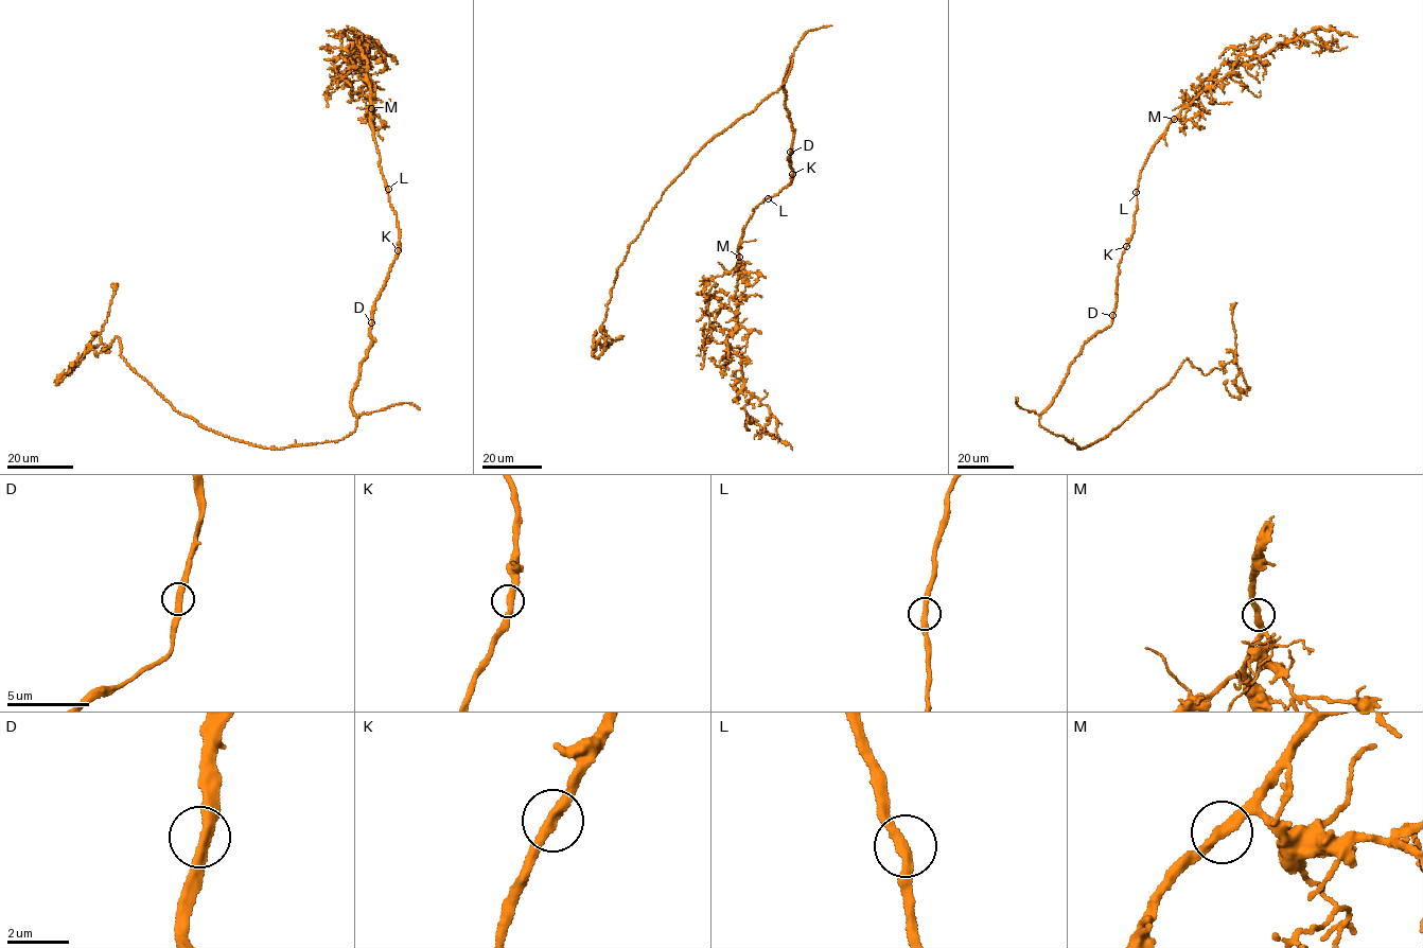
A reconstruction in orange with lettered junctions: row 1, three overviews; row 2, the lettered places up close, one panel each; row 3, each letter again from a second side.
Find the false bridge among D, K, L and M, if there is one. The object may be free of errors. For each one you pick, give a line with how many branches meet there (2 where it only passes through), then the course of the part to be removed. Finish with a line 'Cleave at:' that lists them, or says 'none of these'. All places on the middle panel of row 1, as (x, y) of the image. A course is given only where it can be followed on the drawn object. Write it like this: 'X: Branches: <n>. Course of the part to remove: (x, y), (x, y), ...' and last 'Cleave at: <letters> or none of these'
Cleave at: none of these

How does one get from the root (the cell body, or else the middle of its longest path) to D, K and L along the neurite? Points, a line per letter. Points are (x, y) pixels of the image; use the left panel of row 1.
D: (359, 369), (373, 340), (368, 334), (371, 322)
K: (359, 369), (373, 340), (368, 334), (373, 303), (398, 250)
L: (359, 369), (373, 340), (368, 334), (373, 303), (399, 248), (397, 214), (388, 189)

